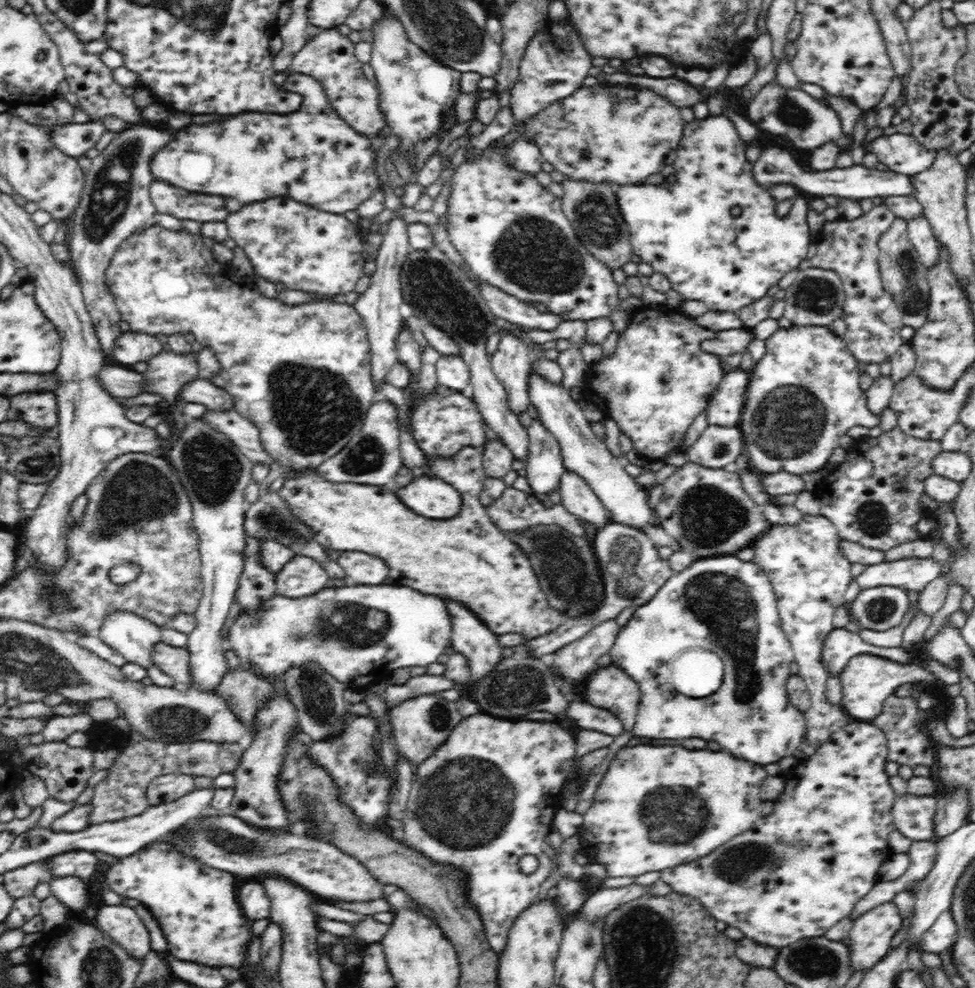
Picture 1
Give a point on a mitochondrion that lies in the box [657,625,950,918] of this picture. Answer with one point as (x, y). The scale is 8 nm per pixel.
(746, 861)

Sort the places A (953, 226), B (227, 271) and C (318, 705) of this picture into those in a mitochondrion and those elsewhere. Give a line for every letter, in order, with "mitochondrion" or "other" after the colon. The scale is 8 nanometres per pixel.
A: other
B: other
C: mitochondrion

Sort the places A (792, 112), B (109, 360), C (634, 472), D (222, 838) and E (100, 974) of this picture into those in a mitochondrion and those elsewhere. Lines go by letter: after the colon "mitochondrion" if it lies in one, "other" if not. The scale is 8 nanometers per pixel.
A: mitochondrion
B: other
C: other
D: mitochondrion
E: mitochondrion

